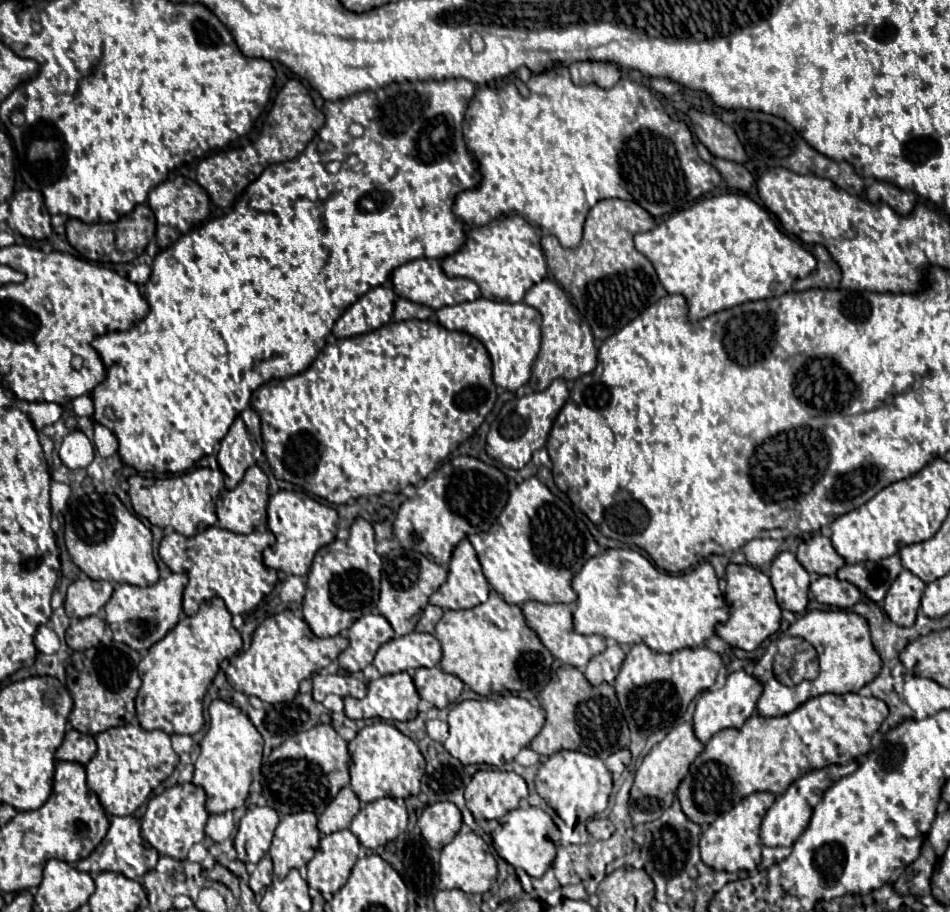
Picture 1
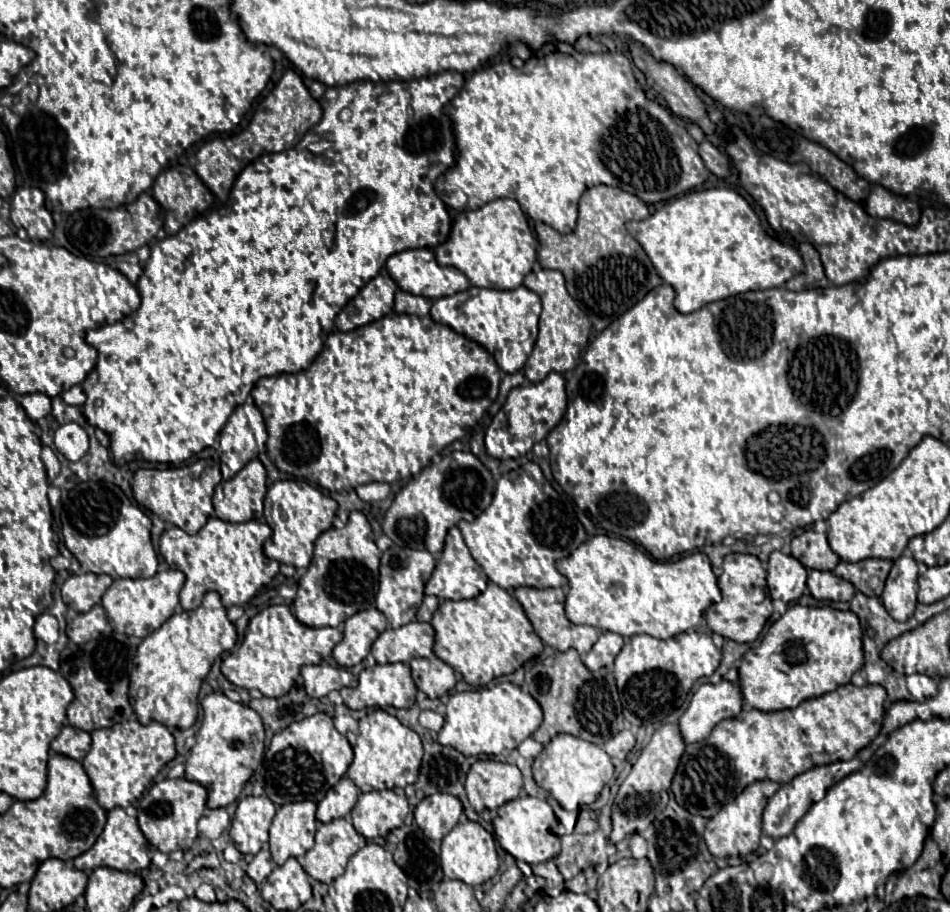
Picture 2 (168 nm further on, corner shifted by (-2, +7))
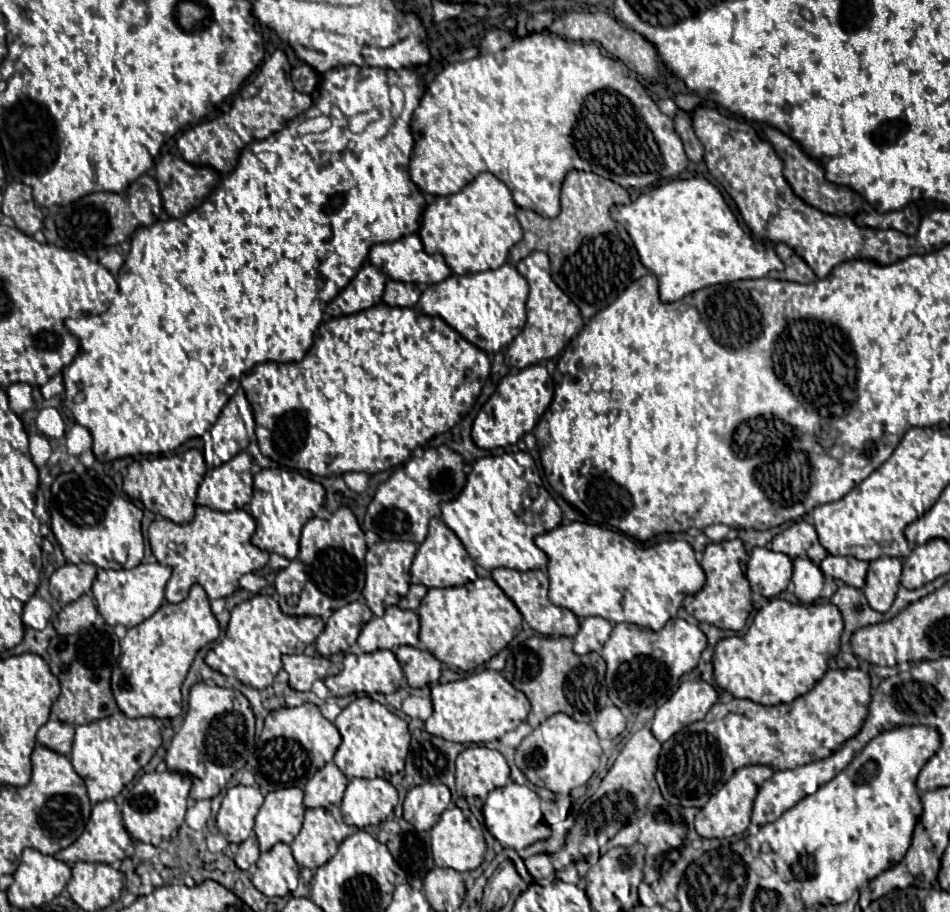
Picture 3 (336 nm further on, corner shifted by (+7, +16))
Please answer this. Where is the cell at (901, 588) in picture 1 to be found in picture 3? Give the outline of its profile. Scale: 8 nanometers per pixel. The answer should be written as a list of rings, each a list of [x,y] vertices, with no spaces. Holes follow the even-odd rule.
[[[883,556],[879,560],[873,560],[863,586],[869,606],[877,612],[887,612],[897,596],[899,580],[901,580],[899,558]]]

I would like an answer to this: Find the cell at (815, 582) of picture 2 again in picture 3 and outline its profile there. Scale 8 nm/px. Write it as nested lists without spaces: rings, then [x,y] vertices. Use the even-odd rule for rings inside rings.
[[[809,558],[793,560],[793,584],[795,596],[807,604],[819,598],[831,598],[833,592],[837,592],[837,582],[831,576],[825,576]]]

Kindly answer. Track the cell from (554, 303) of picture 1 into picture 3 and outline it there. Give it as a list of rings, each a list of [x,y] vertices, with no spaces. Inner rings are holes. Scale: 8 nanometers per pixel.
[[[533,252],[517,264],[517,270],[529,282],[529,300],[527,300],[527,324],[521,334],[509,344],[505,352],[505,362],[511,368],[523,370],[527,366],[551,360],[561,354],[567,342],[583,328],[583,318],[579,308],[569,300],[569,296],[553,282],[549,272],[549,258],[545,252]]]

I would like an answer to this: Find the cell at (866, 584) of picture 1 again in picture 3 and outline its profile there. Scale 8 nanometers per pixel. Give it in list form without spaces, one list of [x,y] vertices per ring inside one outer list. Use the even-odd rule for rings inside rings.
[[[827,556],[821,562],[823,574],[827,574],[827,576],[831,576],[835,580],[843,580],[845,584],[855,586],[855,588],[865,586],[867,568],[869,568],[869,562],[857,560],[853,556]]]

